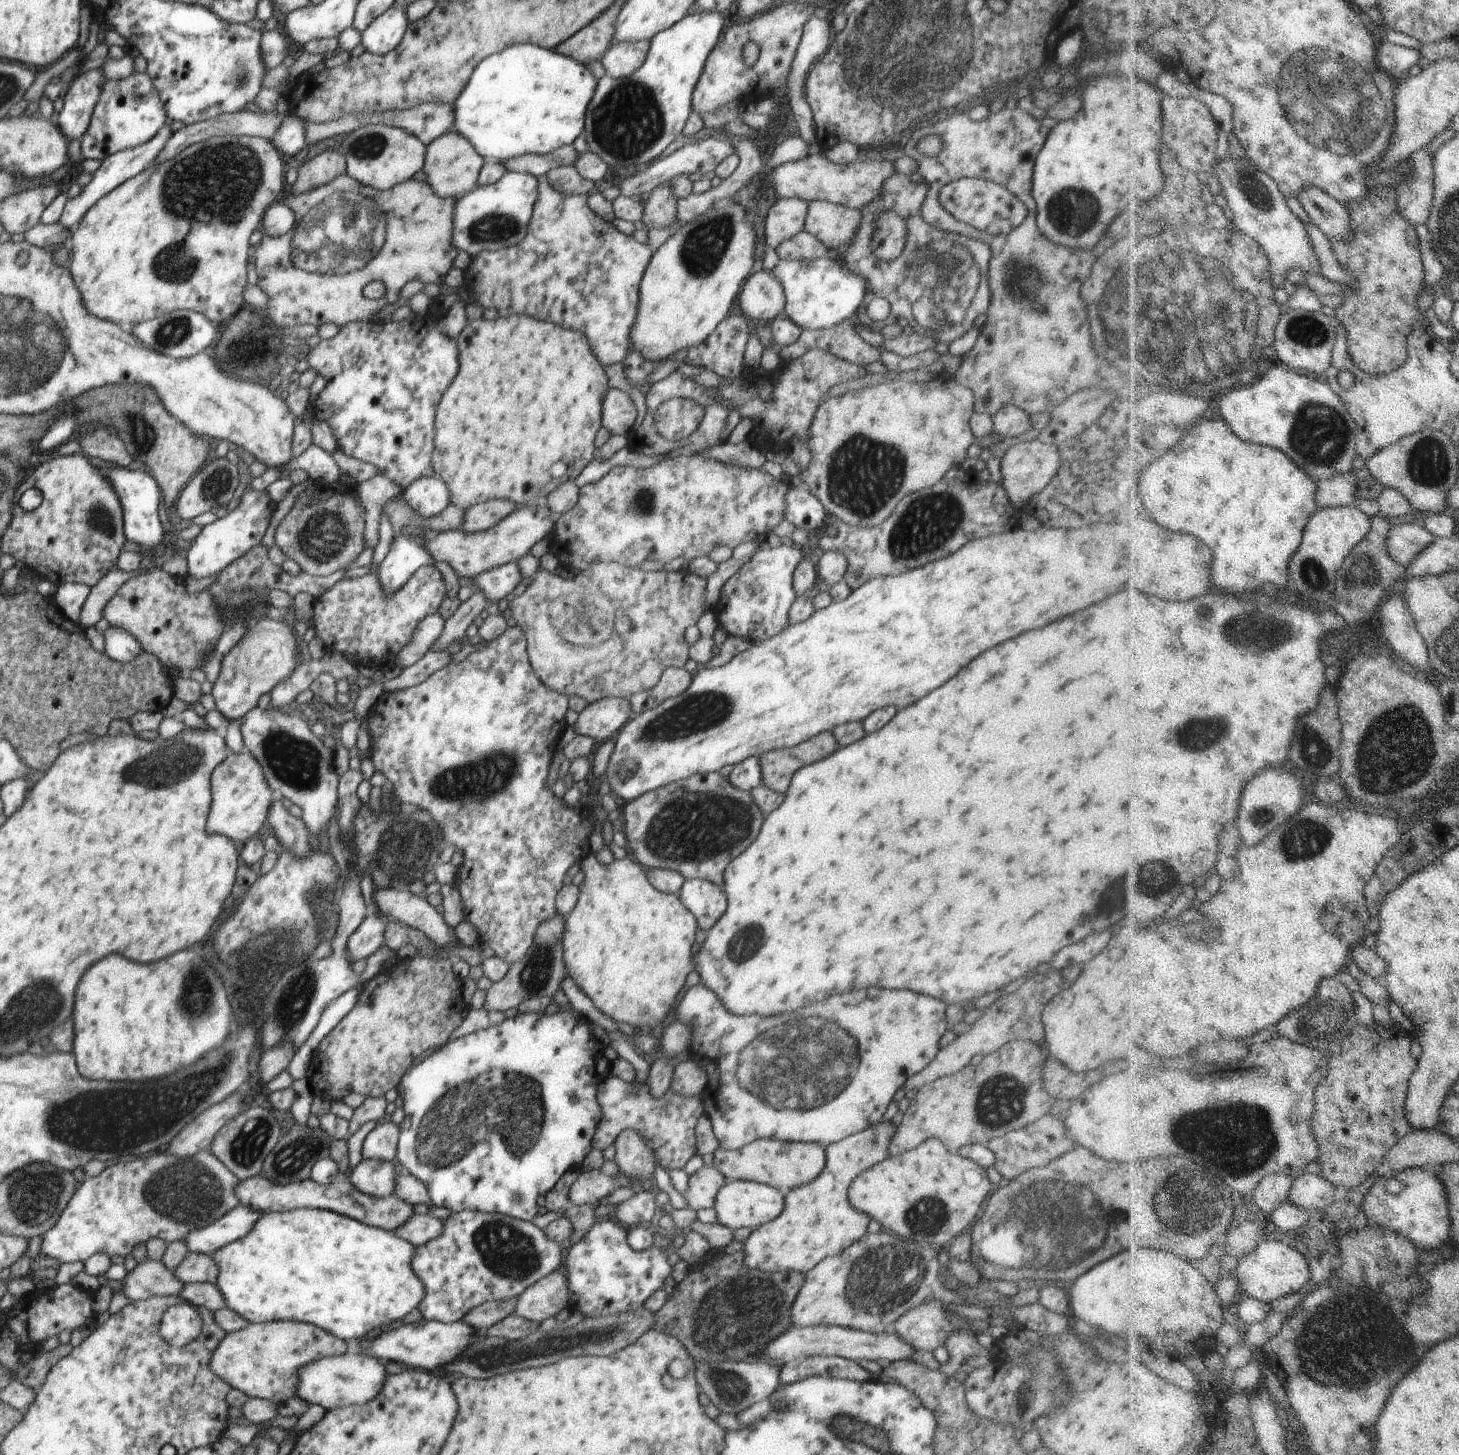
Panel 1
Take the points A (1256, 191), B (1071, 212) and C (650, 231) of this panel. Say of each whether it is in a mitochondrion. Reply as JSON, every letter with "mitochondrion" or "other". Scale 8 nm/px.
{"A":"mitochondrion","B":"mitochondrion","C":"other"}

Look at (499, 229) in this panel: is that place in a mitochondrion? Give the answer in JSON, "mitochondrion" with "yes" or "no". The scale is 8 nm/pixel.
{"mitochondrion":"yes"}

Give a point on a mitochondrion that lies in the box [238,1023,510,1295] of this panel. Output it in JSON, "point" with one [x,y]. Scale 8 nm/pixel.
{"point":[290,1160]}

